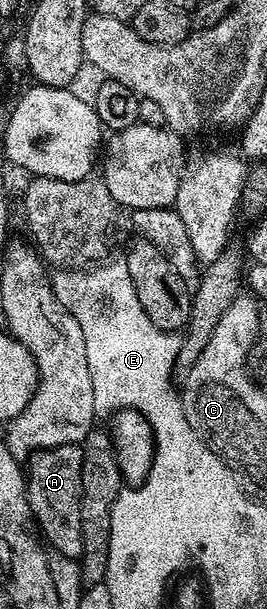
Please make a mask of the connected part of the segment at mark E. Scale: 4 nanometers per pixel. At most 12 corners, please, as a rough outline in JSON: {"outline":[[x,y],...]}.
{"outline":[[115,257],[50,282],[84,334],[96,412],[150,421],[180,336]]}

